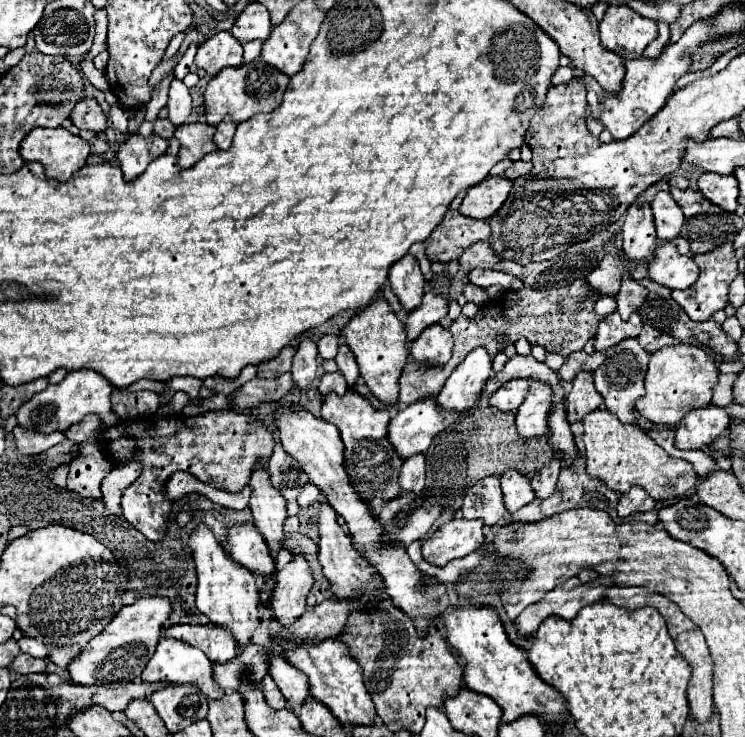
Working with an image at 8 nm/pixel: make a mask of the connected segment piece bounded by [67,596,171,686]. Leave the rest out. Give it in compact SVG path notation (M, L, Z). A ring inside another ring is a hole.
M139 598L133 606L125 606L117 616L105 626L105 630L89 640L75 660L69 662L67 672L73 684L111 684L111 682L133 682L141 676L145 664L155 654L161 638L163 624L171 614L169 598Z

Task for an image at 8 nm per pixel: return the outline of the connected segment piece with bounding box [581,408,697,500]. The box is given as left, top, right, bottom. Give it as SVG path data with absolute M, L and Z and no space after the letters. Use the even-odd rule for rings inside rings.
M597 408L595 412L589 412L583 420L585 432L585 468L591 478L599 478L607 488L615 492L629 492L631 486L641 486L653 500L669 500L683 496L689 488L695 486L697 474L693 466L685 460L671 458L667 452L657 446L645 430L637 426L627 426L617 420L611 412L605 412L605 408Z

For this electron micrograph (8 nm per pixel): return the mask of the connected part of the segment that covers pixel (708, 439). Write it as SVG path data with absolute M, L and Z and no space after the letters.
M705 406L693 412L687 412L687 416L677 424L677 436L675 436L675 448L679 450L701 450L717 440L723 430L729 428L729 416L725 408L719 406Z

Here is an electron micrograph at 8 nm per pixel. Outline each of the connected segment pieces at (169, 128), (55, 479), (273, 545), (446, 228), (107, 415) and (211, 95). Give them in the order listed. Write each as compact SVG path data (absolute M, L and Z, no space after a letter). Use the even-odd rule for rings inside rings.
M155 120L155 134L161 136L161 138L173 138L173 132L175 132L175 126L169 122L169 120Z
M63 464L48 474L48 478L58 487L64 489L67 484L69 465Z
M257 464L253 468L253 476L249 480L251 486L251 512L255 518L255 528L261 532L265 542L269 544L271 556L275 558L283 544L283 520L287 518L285 498L271 484L269 472L265 464Z
M449 210L441 222L441 226L437 226L433 230L433 234L425 240L425 256L429 262L451 262L451 260L459 260L461 254L475 242L485 240L491 242L491 228L485 220L469 220L467 216L461 216L459 210Z
M93 370L67 372L67 376L59 384L55 384L55 386L49 384L43 392L39 392L29 402L25 402L19 408L15 418L17 418L19 426L23 426L27 430L49 434L55 430L69 428L71 424L77 424L87 414L97 414L97 416L101 416L103 428L107 428L109 424L117 424L117 420L119 420L119 416L111 414L111 402L109 402L111 392L113 392L113 386L109 384L109 380L105 380L101 374L97 374Z
M261 58L243 64L239 68L223 68L217 76L213 76L203 94L205 120L211 126L217 126L227 114L233 116L237 124L249 120L261 112L273 112L283 102L283 92L289 84L289 76L279 72L277 68L265 64Z

